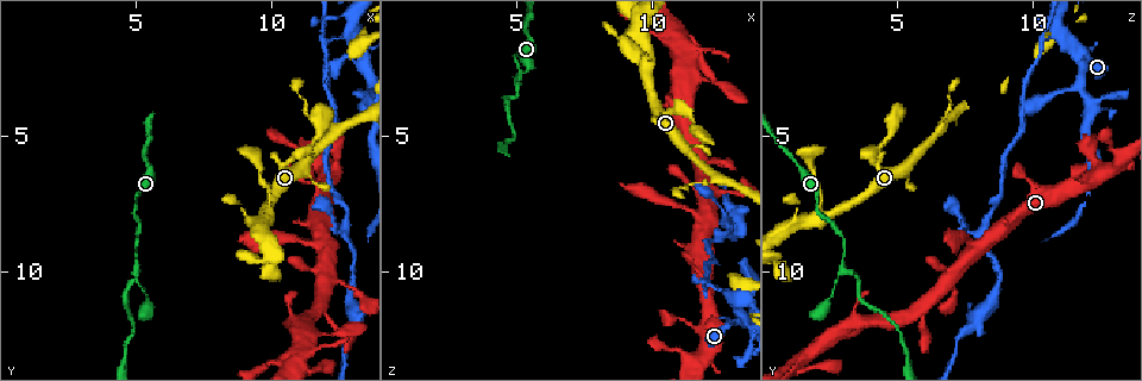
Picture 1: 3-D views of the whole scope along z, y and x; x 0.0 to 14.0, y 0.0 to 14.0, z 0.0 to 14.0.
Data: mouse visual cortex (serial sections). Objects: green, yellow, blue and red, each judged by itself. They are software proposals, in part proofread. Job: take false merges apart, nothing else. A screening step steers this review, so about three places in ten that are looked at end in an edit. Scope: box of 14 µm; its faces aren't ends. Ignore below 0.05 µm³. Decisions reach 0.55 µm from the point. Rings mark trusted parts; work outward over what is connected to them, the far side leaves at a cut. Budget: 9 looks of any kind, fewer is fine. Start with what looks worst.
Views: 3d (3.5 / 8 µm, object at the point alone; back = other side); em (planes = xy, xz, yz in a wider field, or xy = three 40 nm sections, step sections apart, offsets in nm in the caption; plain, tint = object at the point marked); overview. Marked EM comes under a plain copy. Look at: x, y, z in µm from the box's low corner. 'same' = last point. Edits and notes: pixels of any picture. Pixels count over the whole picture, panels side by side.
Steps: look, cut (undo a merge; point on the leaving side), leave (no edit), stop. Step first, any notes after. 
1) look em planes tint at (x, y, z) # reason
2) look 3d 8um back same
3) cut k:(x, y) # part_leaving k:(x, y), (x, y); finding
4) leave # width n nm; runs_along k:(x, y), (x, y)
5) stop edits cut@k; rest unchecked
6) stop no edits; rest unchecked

look 3d 3.5um at (5.0, 9.8, 3.0) # a fork

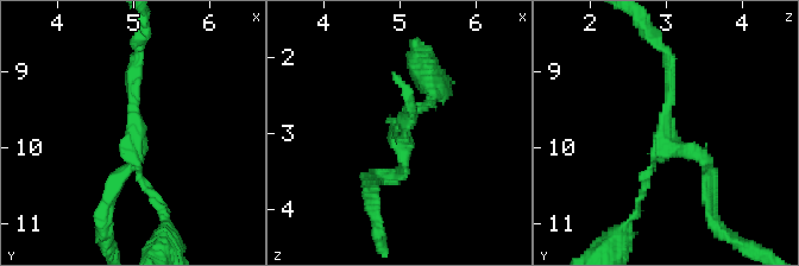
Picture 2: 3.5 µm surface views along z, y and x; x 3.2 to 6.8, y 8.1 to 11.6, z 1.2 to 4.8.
look em xy step 1 tint at (5.05, 9.85, 3.00) # arms 3; arm_widths 100, 150, 150 nm

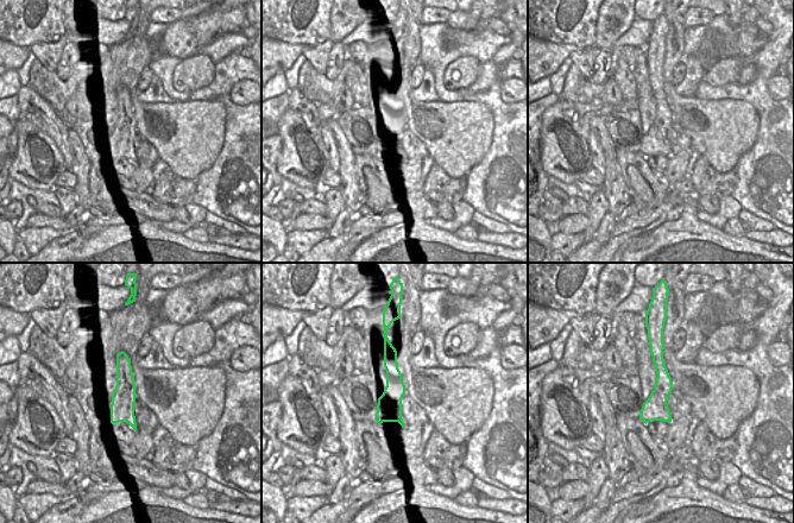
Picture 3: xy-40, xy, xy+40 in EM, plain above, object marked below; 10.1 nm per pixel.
leave # runs_along 3:(388, 345), (392, 396), (379, 420); all the same cell

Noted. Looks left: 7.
look em planes tint at (13.2, 10.7, 7.1) # three arms meet

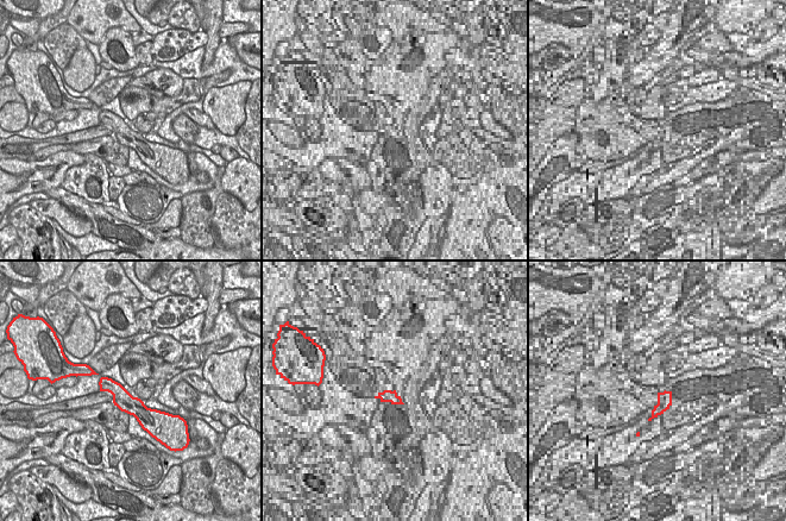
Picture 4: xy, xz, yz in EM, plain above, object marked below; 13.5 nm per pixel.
look 3d 3.5um same

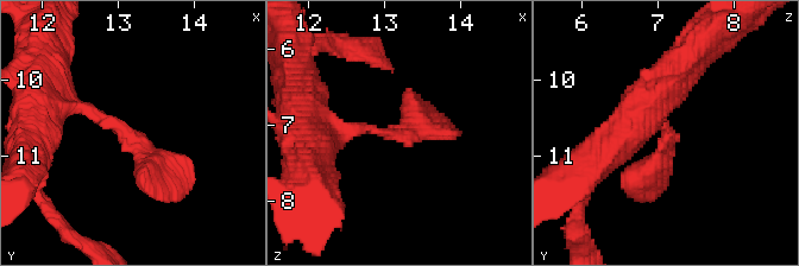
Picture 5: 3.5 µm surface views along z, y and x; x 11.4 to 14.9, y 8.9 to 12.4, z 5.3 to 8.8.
leave # runs_along 5:(69, 109), (138, 141), (145, 192); one cell here

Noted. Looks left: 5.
look em xy step 1 tint at (13.3, 2.3, 11.7) # a narrow waist

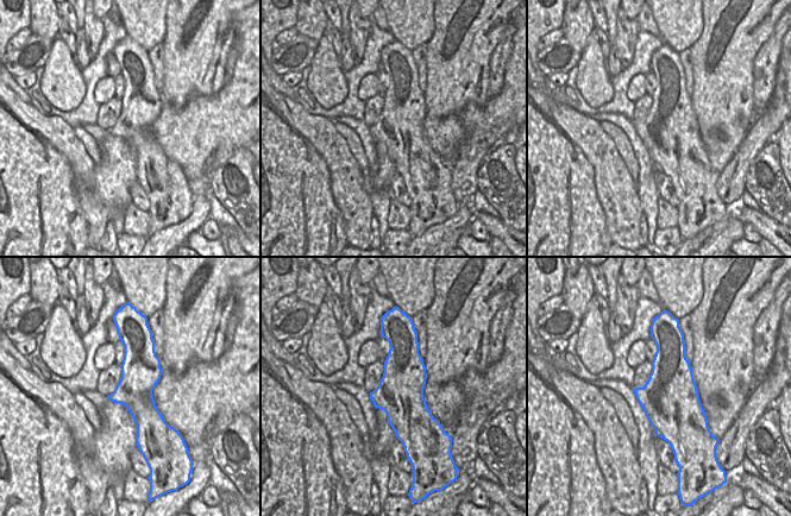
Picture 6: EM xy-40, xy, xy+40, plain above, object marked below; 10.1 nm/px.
look 3d 3.5um same # wider look

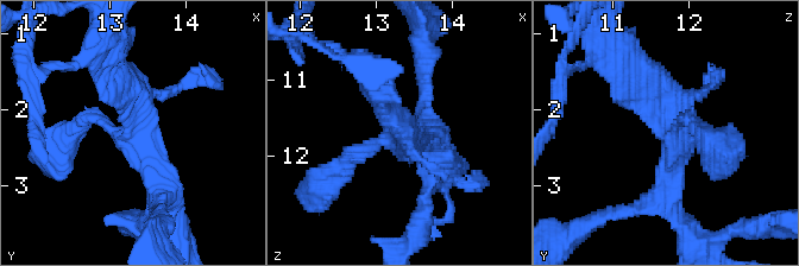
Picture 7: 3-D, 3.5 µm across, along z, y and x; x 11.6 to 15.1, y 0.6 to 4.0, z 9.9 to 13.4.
leave # all the same cell

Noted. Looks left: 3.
look 3d 8um at (9.6, 8.3, 1.4) # sharp bend

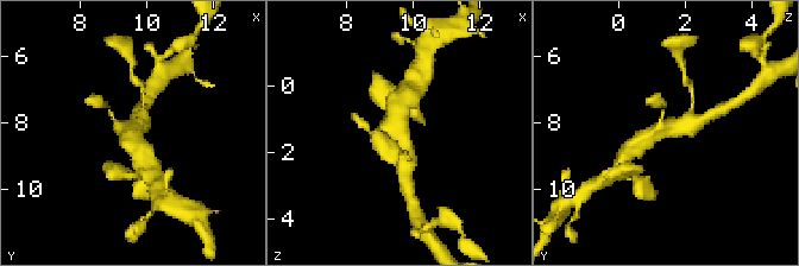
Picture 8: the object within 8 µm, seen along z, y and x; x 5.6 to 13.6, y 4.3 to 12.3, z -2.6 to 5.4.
look 3d 3.5um at (9.7, 8.3, 1.4)

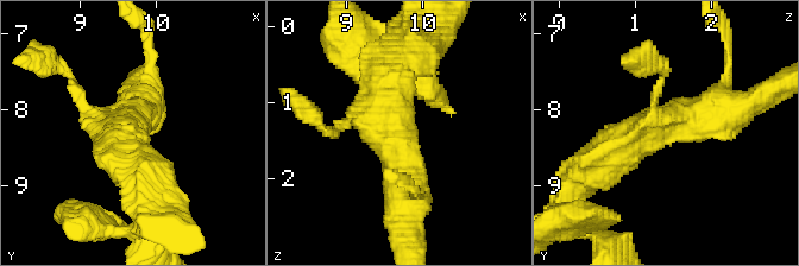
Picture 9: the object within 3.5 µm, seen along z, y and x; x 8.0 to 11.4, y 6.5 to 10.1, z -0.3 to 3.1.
look em xy step 3 tint at (9.65, 8.15, 1.40) # arms 3; arm_widths 150, 500, 600 nm; shape alone is not enough

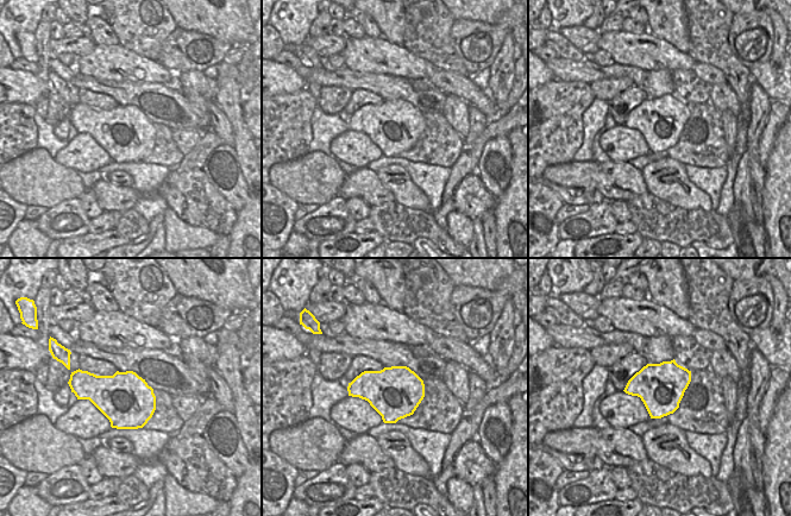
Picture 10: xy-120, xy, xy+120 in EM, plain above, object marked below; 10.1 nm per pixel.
leave # width 550 nm; runs_along 9:(737, 109), (667, 120), (599, 168); continuous, no second cell

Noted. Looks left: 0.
stop no edits; rest unchecked

